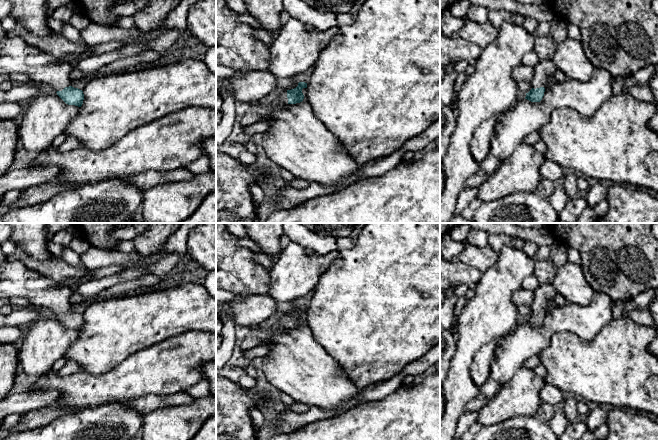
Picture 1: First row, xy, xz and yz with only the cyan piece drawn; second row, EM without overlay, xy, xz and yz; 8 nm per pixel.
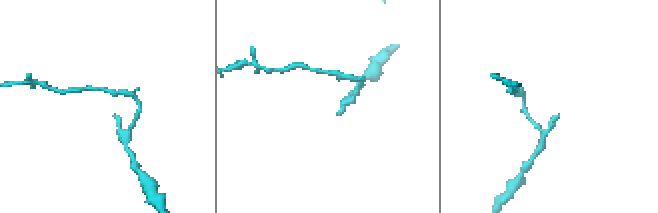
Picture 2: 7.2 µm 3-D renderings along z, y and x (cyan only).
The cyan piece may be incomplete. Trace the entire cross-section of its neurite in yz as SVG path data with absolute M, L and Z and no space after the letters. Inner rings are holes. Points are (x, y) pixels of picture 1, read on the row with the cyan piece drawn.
M540 59L533 68L533 77L530 80L532 89L526 93L525 99L531 102L540 102L544 96L547 78L553 76L557 70L552 60Z

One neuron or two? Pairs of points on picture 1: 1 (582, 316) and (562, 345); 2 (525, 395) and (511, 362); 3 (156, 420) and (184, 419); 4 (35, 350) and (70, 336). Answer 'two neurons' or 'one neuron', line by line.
1: two neurons
2: two neurons
3: one neuron
4: one neuron

